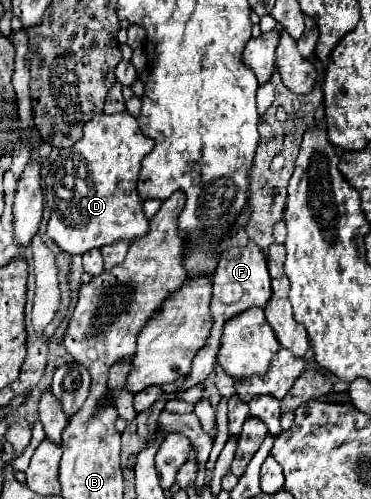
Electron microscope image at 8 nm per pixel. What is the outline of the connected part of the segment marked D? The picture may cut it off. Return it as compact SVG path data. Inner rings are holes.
M127 111L115 115L97 115L85 125L85 135L77 145L61 149L57 161L51 165L45 177L45 203L51 211L47 235L69 255L83 255L89 249L101 249L117 241L133 241L145 237L149 221L143 215L143 199L137 193L137 179L141 159L153 149L153 139L145 137L137 125L137 119Z

